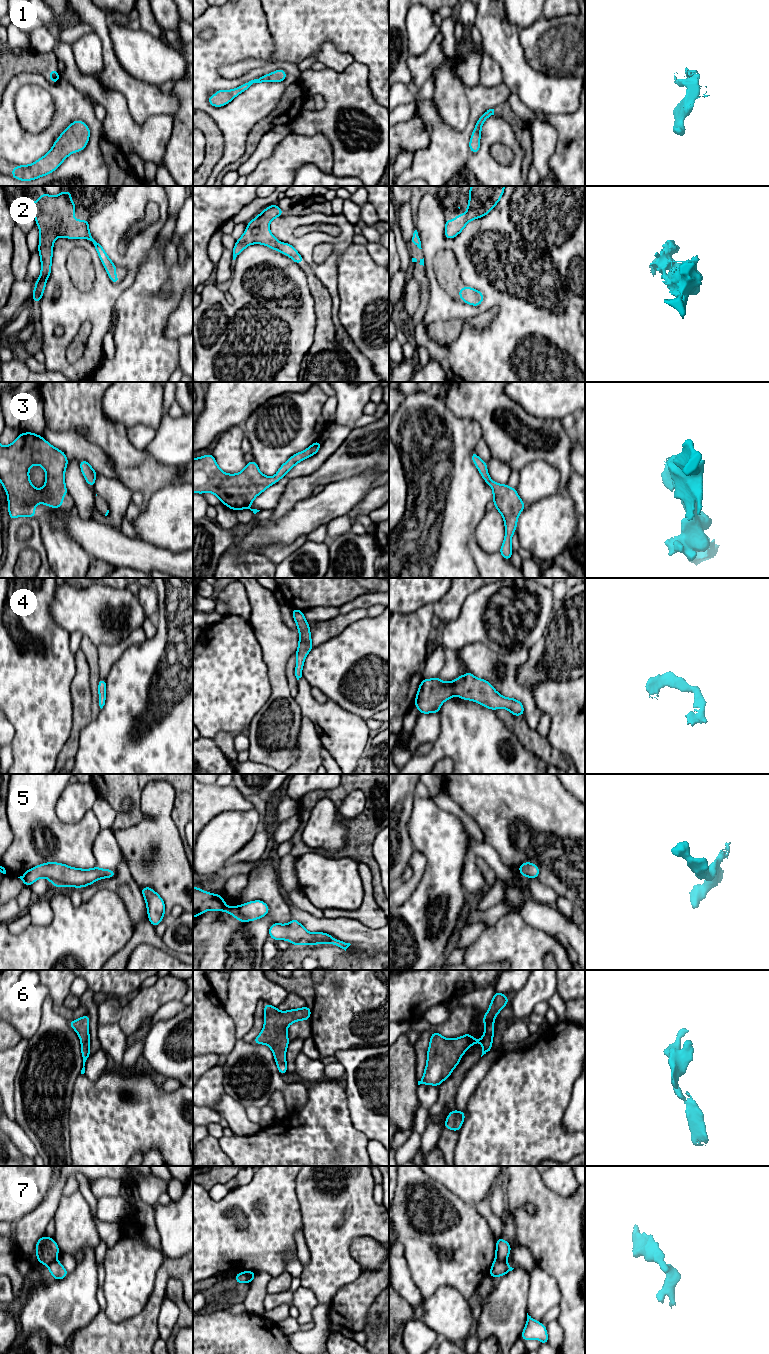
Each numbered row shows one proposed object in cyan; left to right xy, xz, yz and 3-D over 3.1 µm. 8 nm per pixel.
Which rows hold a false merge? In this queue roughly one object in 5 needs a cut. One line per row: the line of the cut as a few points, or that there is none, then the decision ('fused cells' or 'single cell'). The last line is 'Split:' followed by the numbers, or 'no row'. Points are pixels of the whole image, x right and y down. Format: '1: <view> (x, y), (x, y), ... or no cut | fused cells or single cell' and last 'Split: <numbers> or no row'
1: no cut | single cell
2: no cut | single cell
3: no cut | single cell
4: no cut | single cell
5: no cut | single cell
6: no cut | single cell
7: xz (242, 1272), (248, 1277), (248, 1282) | fused cells
Split: 7

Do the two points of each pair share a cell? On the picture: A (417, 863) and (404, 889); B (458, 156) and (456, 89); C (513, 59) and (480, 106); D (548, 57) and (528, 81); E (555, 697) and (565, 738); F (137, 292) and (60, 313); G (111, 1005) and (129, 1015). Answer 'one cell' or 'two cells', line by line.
A: one cell
B: two cells
C: two cells
D: two cells
E: one cell
F: two cells
G: two cells

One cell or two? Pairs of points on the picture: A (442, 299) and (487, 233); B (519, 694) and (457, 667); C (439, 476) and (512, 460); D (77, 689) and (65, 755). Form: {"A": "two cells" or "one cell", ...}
{"A": "one cell", "B": "two cells", "C": "two cells", "D": "one cell"}

